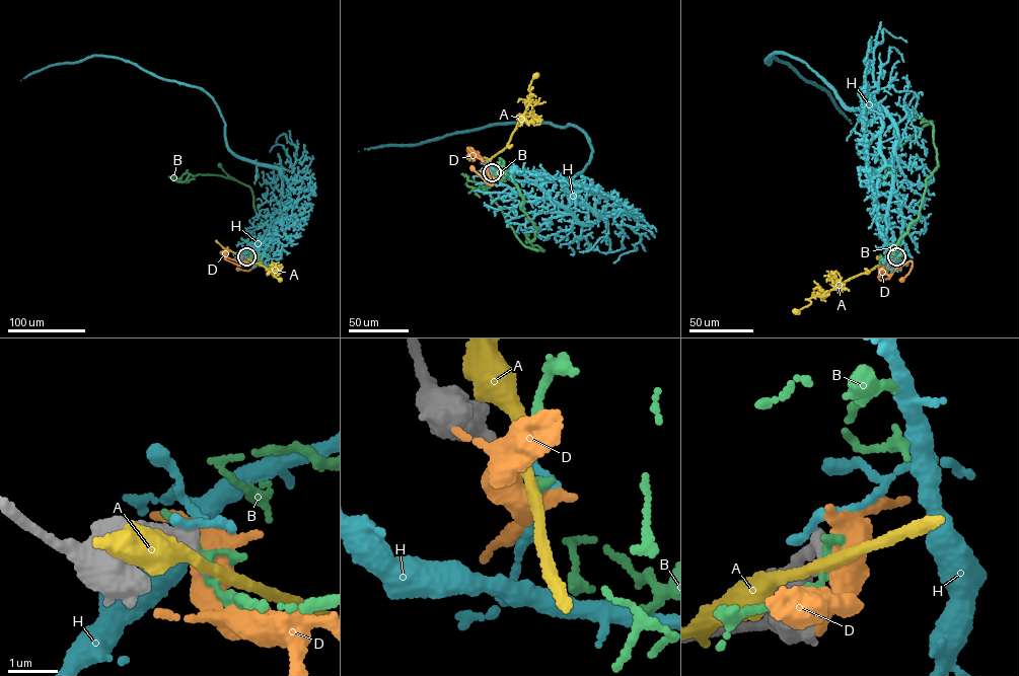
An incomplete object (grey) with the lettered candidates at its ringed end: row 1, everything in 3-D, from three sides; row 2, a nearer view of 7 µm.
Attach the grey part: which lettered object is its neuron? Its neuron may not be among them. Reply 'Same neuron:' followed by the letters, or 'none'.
Same neuron: none

